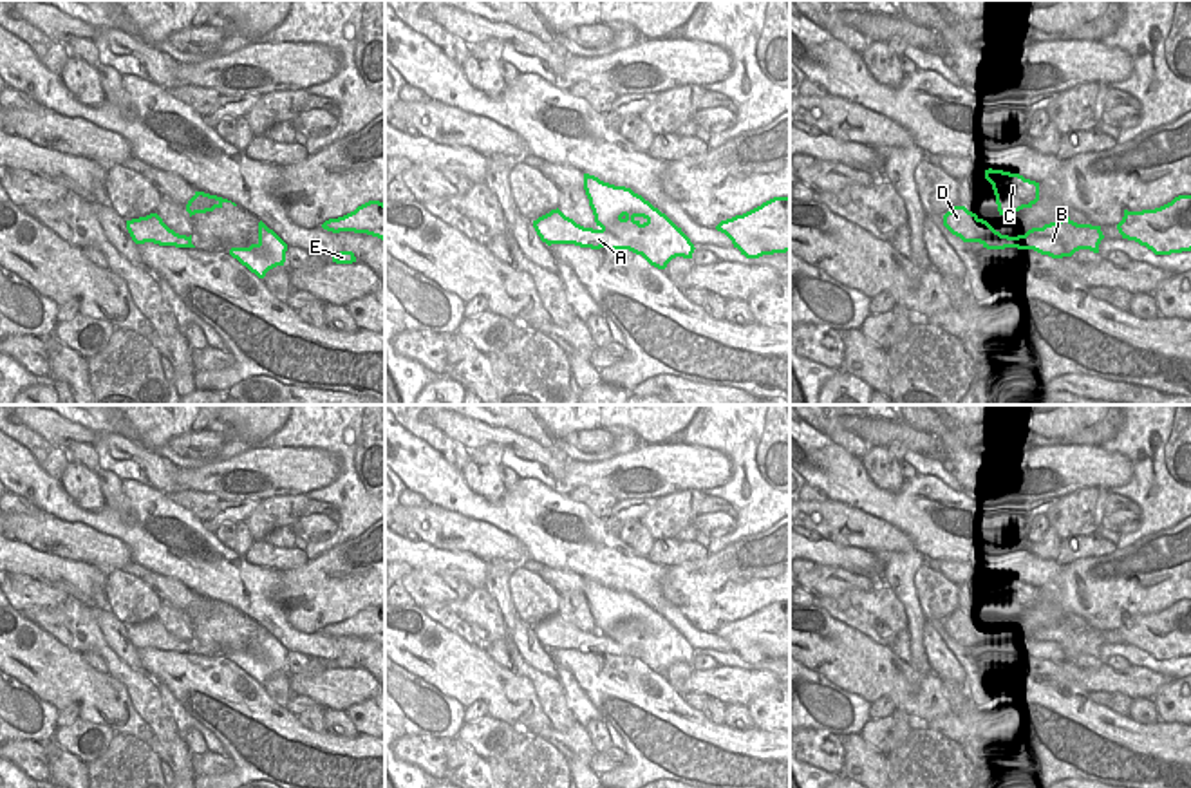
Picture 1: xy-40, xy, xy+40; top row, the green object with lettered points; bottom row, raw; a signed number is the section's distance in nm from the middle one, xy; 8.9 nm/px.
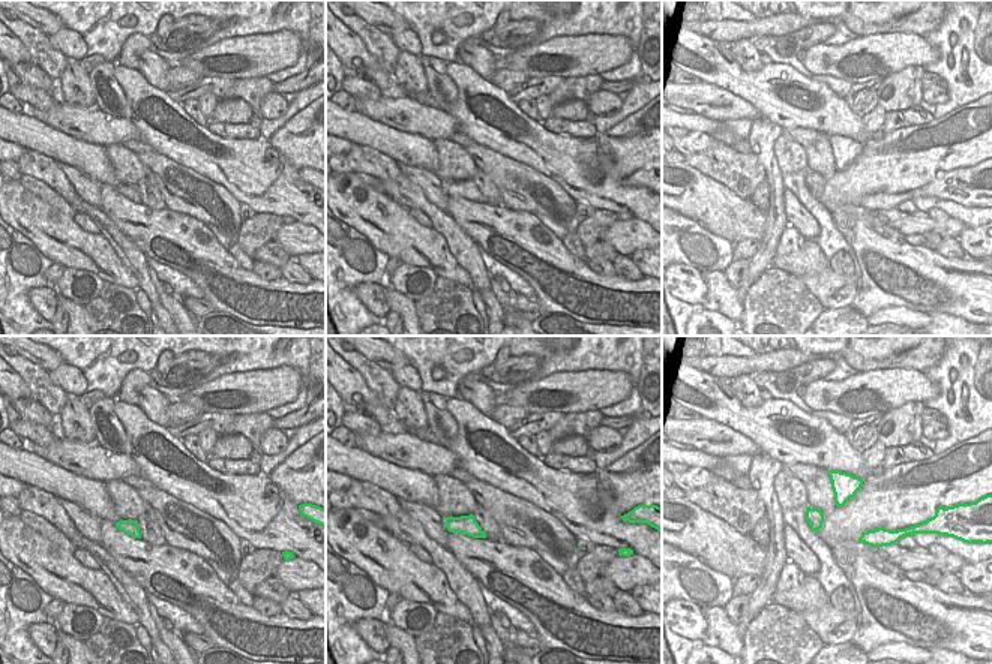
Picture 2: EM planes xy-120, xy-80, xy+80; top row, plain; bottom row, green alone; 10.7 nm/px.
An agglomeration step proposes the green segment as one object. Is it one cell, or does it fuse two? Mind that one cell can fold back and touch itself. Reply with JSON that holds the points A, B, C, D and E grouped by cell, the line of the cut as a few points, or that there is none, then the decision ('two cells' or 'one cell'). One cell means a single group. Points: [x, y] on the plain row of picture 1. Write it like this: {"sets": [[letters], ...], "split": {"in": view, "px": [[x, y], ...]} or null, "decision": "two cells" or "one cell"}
{"sets": [["A", "B", "C", "D", "E"]], "split": null, "decision": "one cell"}

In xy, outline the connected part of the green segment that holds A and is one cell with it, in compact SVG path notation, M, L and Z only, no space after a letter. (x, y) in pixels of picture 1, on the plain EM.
M584 578L584 595L598 633L584 633L557 613L533 625L542 647L629 654L658 674L676 661L692 663L696 652L681 633L631 593Z

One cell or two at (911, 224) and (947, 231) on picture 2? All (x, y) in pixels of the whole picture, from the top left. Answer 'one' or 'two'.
one

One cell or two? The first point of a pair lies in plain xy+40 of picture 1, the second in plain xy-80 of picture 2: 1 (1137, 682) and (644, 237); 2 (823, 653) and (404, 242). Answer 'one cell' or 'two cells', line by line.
1: one cell
2: one cell

